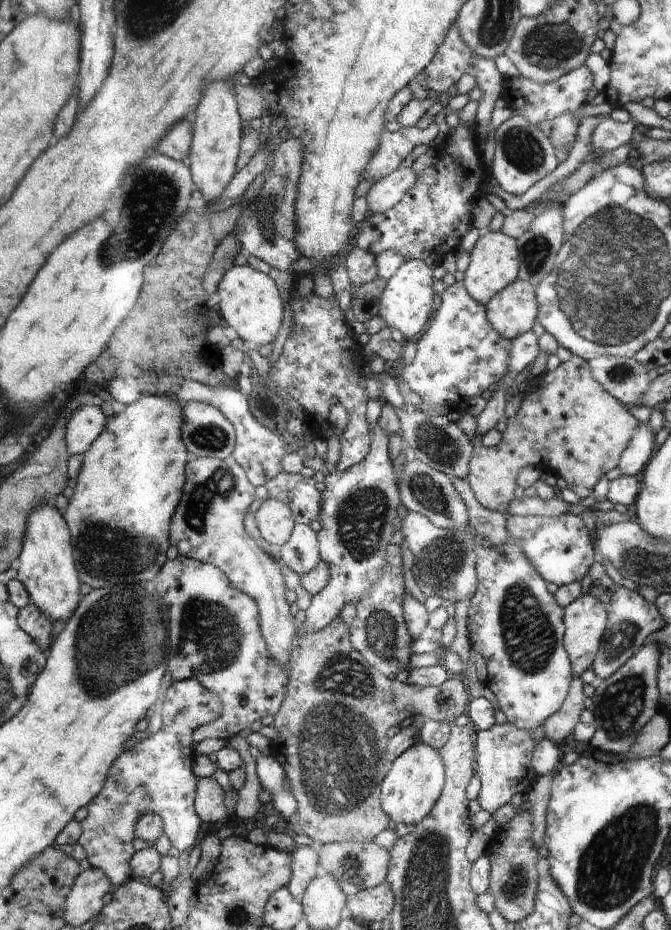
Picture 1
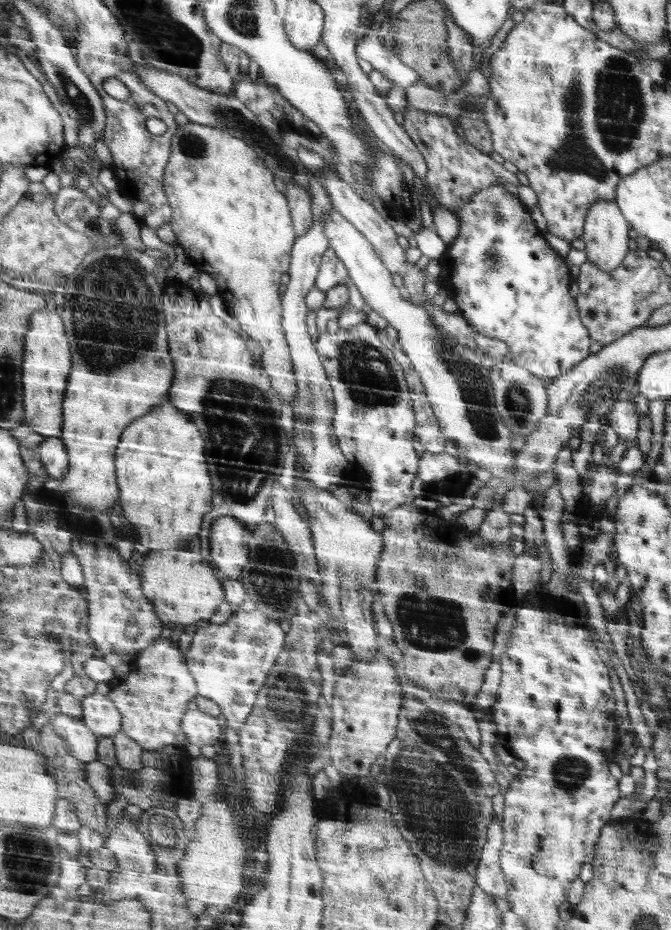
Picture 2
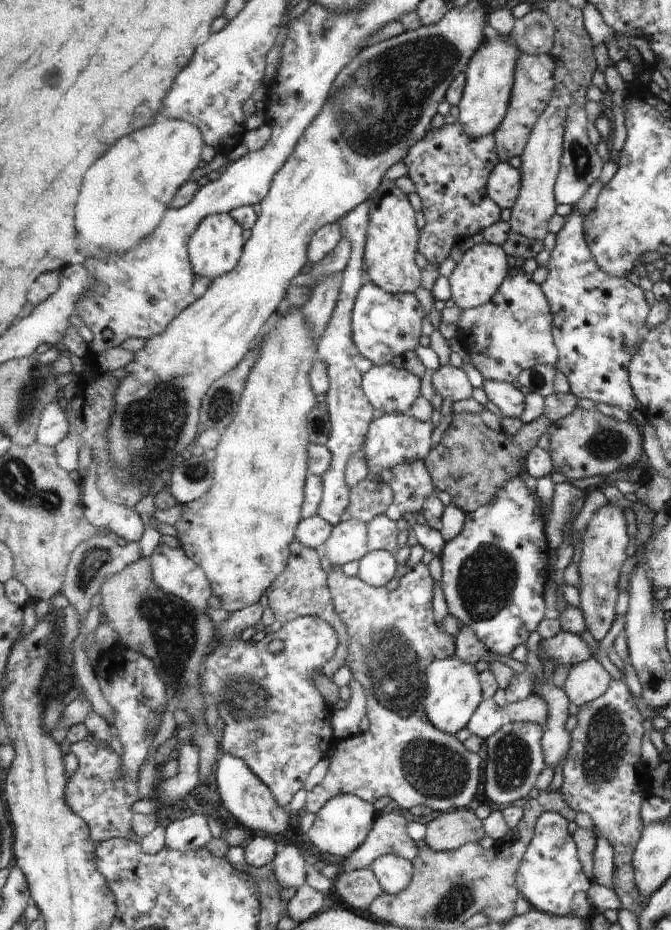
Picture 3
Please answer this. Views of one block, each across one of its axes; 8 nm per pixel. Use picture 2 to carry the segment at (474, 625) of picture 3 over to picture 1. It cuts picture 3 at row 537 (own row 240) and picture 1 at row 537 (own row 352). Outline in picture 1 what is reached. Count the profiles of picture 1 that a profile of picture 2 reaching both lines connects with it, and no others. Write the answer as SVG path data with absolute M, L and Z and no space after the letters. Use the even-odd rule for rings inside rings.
M563 514L557 518L547 516L511 516L507 518L511 544L517 544L525 556L533 562L535 570L545 578L545 582L555 584L557 588L573 582L581 582L589 566L595 564L595 550L591 546L589 530L585 528L581 516Z

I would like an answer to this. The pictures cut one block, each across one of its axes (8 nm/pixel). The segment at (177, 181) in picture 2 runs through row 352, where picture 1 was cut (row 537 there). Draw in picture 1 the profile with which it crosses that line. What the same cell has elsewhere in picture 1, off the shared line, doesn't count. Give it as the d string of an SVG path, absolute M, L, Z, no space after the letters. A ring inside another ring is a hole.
M265 500L255 514L265 542L281 548L289 544L289 538L297 528L297 520L293 518L293 510L287 504L279 500Z

